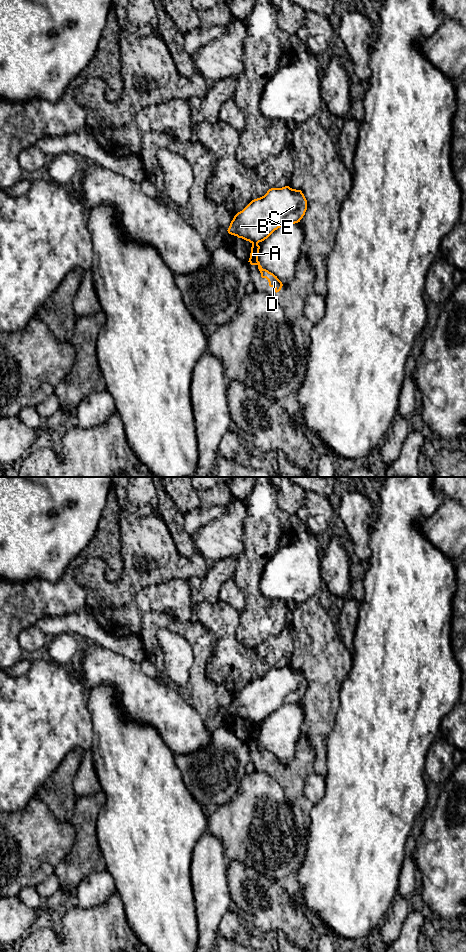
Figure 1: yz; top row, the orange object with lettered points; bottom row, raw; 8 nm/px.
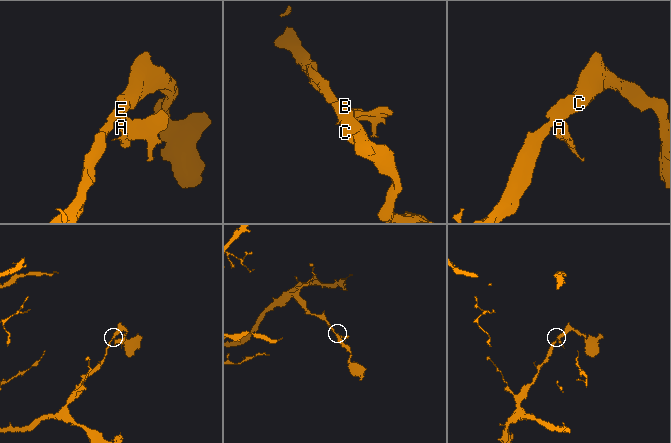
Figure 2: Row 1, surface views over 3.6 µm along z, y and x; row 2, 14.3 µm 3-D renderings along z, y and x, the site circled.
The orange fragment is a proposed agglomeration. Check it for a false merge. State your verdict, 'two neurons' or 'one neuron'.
two neurons

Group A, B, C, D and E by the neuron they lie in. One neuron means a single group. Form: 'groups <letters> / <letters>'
groups A D / B C E

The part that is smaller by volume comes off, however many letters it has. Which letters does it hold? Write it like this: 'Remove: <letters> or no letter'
Remove: A, D

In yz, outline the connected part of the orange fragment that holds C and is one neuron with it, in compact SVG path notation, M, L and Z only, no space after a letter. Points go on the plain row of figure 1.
M289 666L271 668L264 676L252 680L242 691L238 692L227 711L252 724L258 724L281 706L300 702L306 690L307 680L301 670L292 669Z

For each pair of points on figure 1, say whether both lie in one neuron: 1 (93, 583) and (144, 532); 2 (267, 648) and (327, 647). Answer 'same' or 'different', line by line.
1: same
2: different

